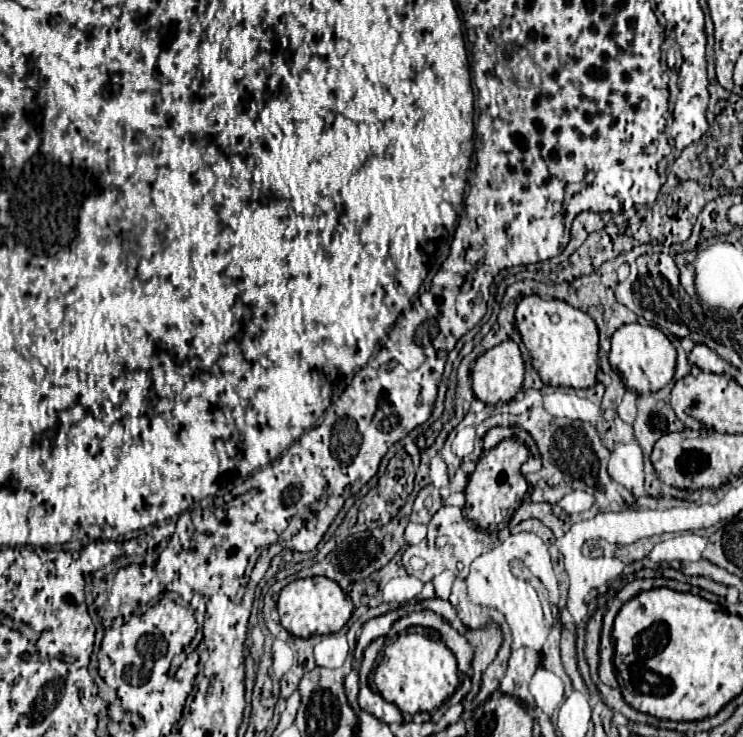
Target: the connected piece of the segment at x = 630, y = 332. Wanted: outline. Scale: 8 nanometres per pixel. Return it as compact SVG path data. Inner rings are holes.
M639 322L623 324L611 336L609 364L617 370L625 386L633 392L657 392L671 382L675 374L675 348L669 338L655 326L643 326Z

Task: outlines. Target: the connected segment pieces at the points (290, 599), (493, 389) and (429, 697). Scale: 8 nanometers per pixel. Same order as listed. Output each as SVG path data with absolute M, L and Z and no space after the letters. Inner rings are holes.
M313 576L313 578L299 578L299 580L289 582L279 594L277 612L281 618L279 622L287 632L291 632L299 638L309 638L315 634L339 632L353 614L353 602L339 588L337 582L333 582L325 576Z
M505 340L475 360L471 386L475 396L493 406L509 402L523 384L523 358L513 340Z
M409 632L383 650L383 658L373 672L373 682L387 702L395 704L401 712L417 714L439 708L455 692L459 686L459 670L457 660L445 642Z

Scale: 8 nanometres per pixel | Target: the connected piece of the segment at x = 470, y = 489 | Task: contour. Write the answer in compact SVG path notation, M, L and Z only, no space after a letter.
M515 438L501 440L493 450L479 458L477 468L473 474L469 474L469 482L465 486L465 516L475 526L487 530L489 526L505 526L511 520L515 508L521 504L523 494L527 492L527 482L521 474L521 464L527 462L527 458L527 446Z

